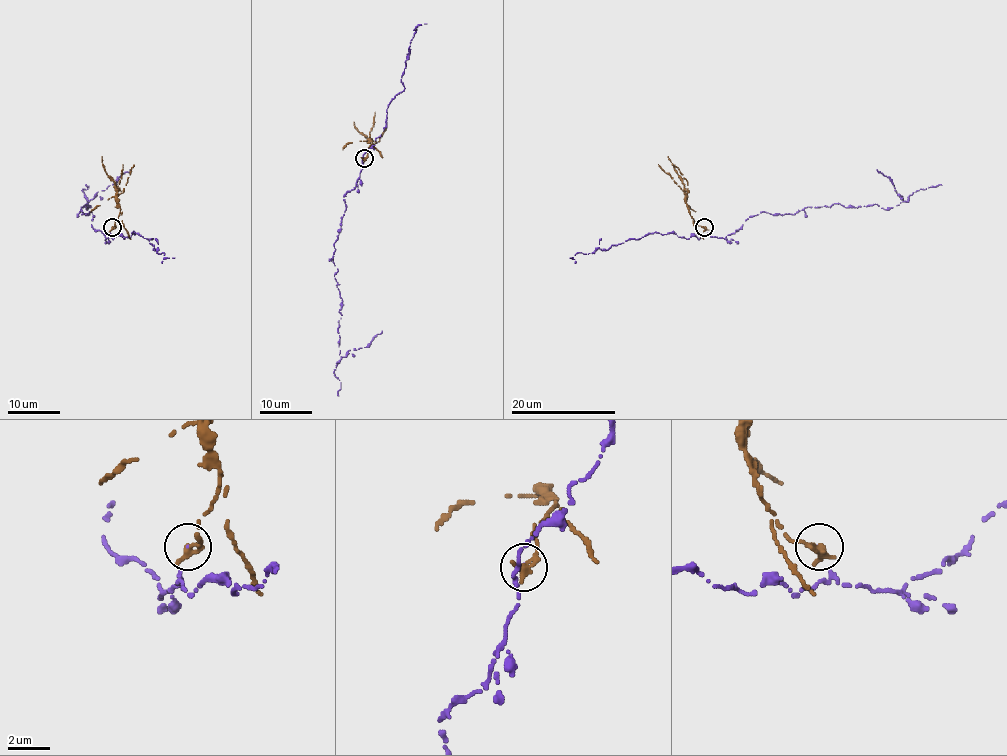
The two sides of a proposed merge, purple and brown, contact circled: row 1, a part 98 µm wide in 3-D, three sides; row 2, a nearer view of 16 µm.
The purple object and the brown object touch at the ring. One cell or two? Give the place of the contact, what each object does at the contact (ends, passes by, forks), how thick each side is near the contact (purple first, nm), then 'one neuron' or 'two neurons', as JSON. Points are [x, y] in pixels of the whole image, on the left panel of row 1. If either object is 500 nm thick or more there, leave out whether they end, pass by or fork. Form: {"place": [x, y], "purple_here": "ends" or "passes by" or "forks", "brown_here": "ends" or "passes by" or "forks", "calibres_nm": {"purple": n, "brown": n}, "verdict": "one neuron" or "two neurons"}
{"place": [112, 227], "purple_here": "ends", "brown_here": "ends", "calibres_nm": {"purple": 50, "brown": 440}, "verdict": "two neurons"}

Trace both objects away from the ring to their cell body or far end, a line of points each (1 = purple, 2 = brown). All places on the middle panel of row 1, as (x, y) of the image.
1: (364, 158), (355, 187), (343, 196), (334, 248), (340, 355), (366, 347), (381, 331)
2: (364, 158), (372, 142), (355, 128), (354, 121)

